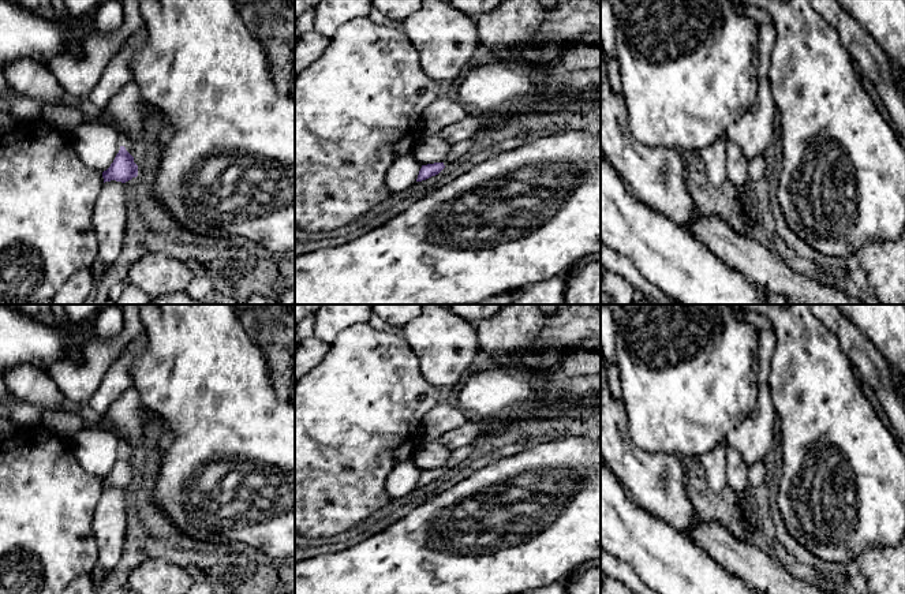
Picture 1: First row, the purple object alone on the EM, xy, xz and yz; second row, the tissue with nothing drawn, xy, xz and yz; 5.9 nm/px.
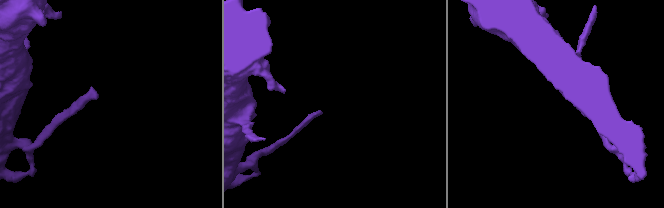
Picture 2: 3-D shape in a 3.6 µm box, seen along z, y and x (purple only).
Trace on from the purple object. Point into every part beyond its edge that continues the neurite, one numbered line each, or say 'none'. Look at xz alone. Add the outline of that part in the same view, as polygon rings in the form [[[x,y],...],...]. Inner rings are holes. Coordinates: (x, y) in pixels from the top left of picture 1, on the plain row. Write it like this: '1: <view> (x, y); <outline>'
1: xz (463, 452); [[[468,444],[452,451],[449,460],[442,467],[445,472],[456,471],[460,463],[472,455],[474,445]]]

